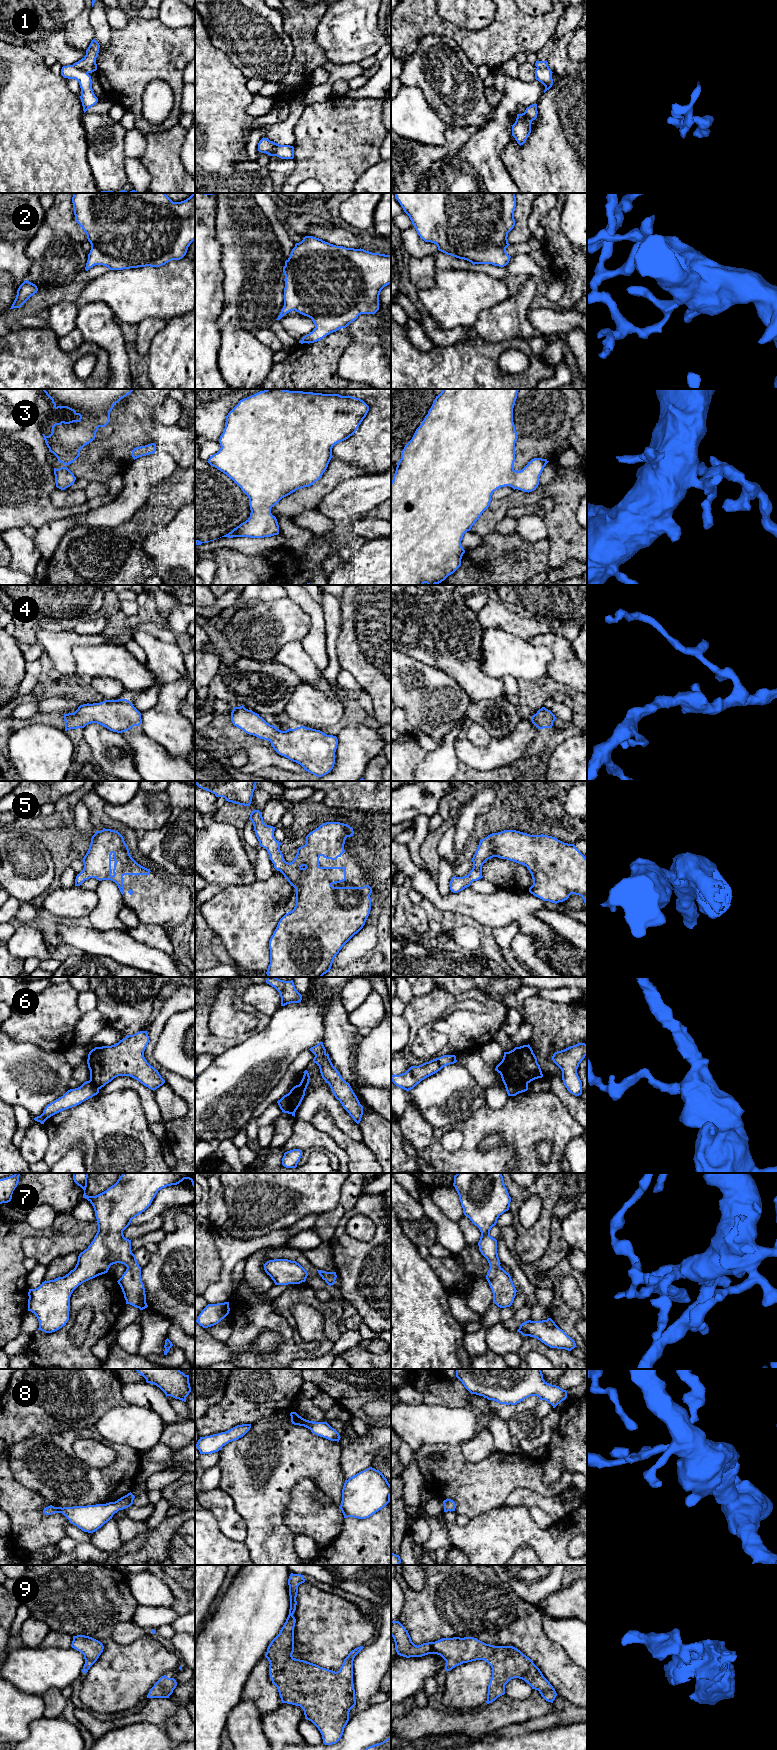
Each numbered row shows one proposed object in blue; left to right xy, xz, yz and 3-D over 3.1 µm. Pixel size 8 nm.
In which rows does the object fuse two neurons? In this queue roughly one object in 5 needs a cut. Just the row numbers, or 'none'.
1, 6

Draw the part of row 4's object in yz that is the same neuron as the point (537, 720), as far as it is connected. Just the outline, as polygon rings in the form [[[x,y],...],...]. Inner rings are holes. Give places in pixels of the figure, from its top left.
[[[542,707],[532,716],[531,721],[538,729],[543,729],[552,728],[553,722],[556,719],[557,718],[550,710]]]

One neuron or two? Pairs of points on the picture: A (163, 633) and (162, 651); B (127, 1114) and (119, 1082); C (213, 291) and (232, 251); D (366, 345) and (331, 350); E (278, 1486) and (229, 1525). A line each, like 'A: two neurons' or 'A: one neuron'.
A: two neurons
B: two neurons
C: two neurons
D: two neurons
E: two neurons

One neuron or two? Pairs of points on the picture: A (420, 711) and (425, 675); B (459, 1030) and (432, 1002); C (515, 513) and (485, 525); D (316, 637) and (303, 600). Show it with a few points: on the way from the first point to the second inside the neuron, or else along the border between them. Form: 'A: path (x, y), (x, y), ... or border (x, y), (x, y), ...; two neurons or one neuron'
A: path (426, 702), (425, 684); one neuron
B: path (447, 1024), (433, 1024), (431, 1022), (431, 1014); one neuron
C: border (526, 504), (511, 507), (505, 515); two neurons
D: path (316, 628), (316, 613), (312, 609); one neuron

